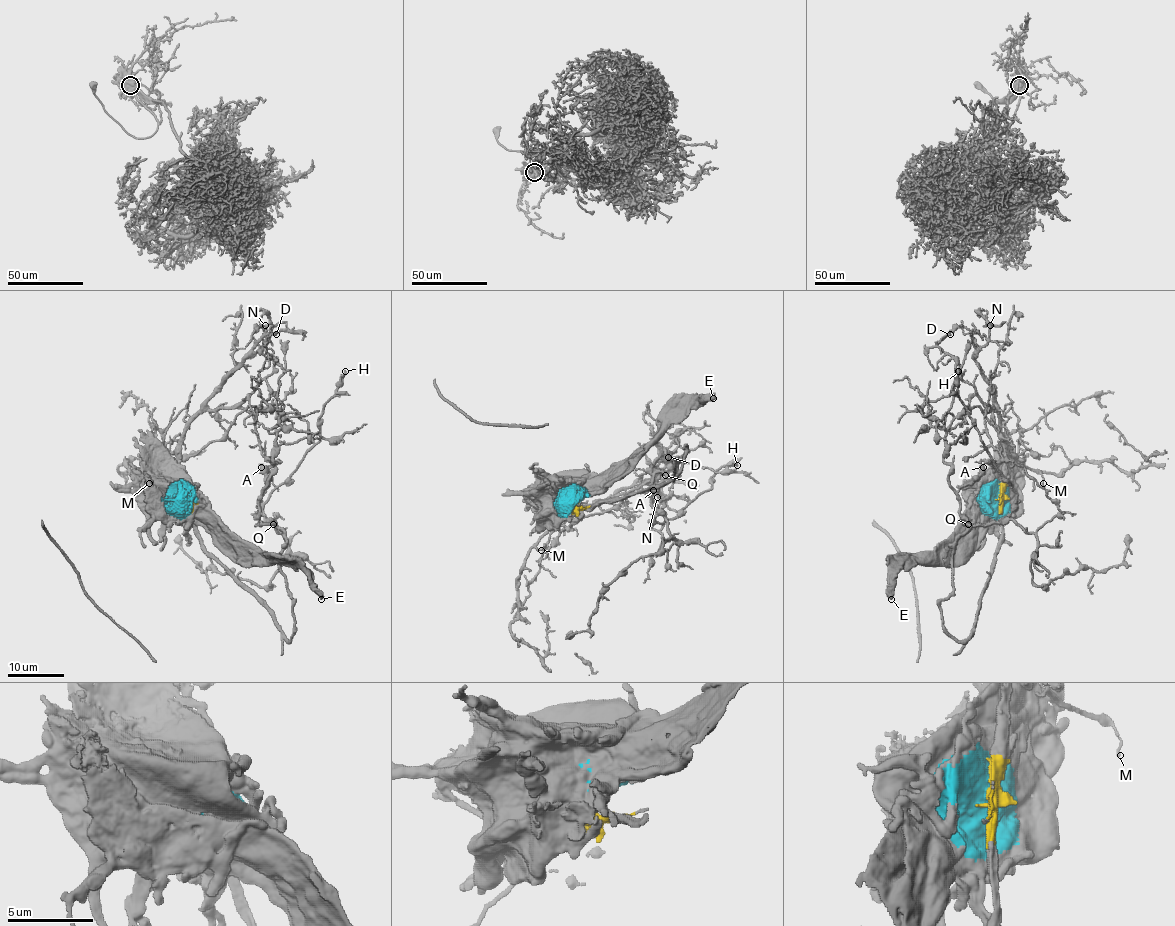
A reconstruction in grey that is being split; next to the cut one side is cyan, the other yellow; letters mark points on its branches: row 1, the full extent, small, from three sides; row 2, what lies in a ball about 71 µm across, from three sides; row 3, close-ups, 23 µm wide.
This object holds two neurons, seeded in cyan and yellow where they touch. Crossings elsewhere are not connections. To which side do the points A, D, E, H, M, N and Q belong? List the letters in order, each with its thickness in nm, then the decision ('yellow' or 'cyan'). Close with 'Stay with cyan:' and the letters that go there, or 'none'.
A: calibre 650 nm; yellow
D: calibre 90 nm; yellow
E: calibre 460 nm; cyan
H: calibre 180 nm; yellow
M: calibre 110 nm; yellow
N: calibre 100 nm; yellow
Q: calibre 320 nm; yellow
Stay with cyan: E

